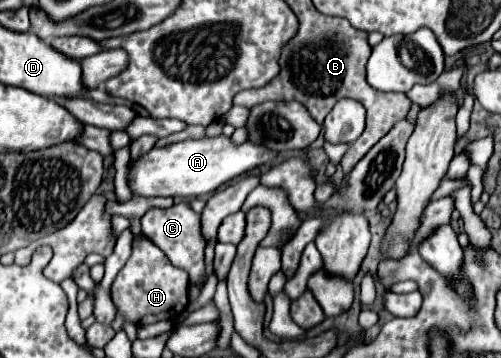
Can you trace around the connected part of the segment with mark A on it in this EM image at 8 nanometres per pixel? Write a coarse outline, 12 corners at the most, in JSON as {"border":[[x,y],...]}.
{"border":[[232,138],[152,148],[136,196],[196,198],[278,154]]}

